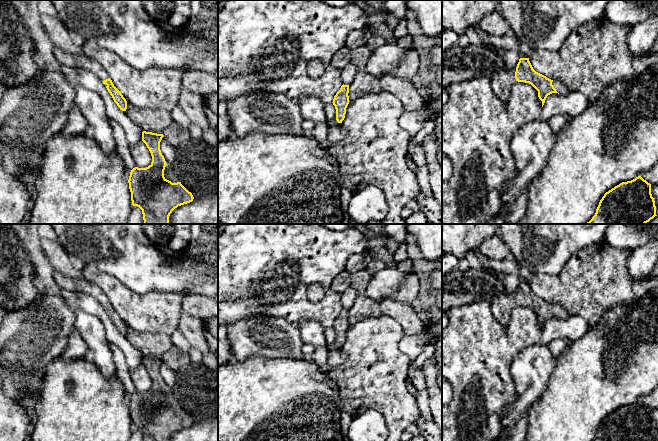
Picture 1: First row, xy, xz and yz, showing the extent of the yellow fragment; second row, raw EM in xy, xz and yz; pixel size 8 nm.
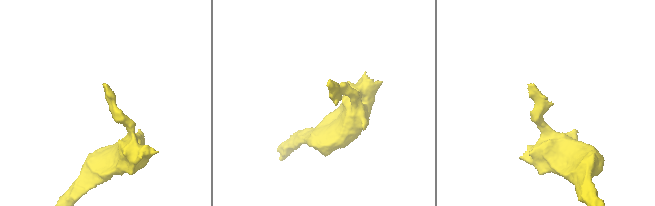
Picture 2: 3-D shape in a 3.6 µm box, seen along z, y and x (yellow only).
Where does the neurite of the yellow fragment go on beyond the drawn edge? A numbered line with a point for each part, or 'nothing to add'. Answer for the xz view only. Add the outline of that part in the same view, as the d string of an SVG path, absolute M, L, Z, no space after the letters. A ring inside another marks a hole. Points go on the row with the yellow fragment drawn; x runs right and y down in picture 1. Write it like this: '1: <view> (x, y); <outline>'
nothing to add

